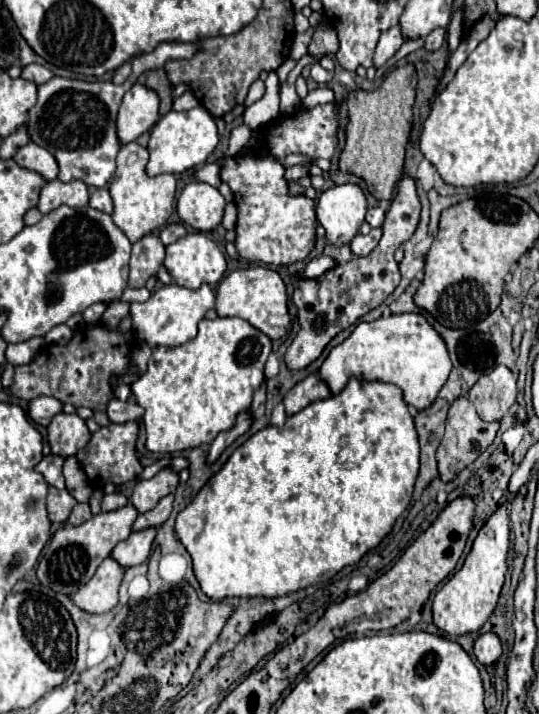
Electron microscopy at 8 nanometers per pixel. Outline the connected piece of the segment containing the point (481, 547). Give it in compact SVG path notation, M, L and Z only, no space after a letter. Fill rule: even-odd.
M500 505L496 513L482 525L478 531L478 537L470 549L470 553L464 559L464 565L460 571L456 571L448 583L436 593L432 601L432 613L434 613L434 625L442 629L448 635L464 635L478 631L488 617L492 615L500 589L504 583L504 575L508 571L506 567L506 555L508 555L508 505Z

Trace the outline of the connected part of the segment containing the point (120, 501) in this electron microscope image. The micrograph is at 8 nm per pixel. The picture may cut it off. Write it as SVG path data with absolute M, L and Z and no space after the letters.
M112 493L112 495L104 495L100 505L102 505L102 511L116 511L120 507L126 507L128 499L122 493Z

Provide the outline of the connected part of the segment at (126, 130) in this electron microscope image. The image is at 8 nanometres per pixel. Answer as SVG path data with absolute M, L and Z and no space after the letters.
M136 83L122 99L118 111L118 137L122 143L136 141L142 133L148 133L158 121L160 97L150 87Z

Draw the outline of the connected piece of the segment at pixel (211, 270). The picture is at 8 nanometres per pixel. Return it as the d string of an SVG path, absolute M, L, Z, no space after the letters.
M188 233L166 247L164 267L176 285L198 289L202 283L218 283L224 277L226 259L204 233Z

